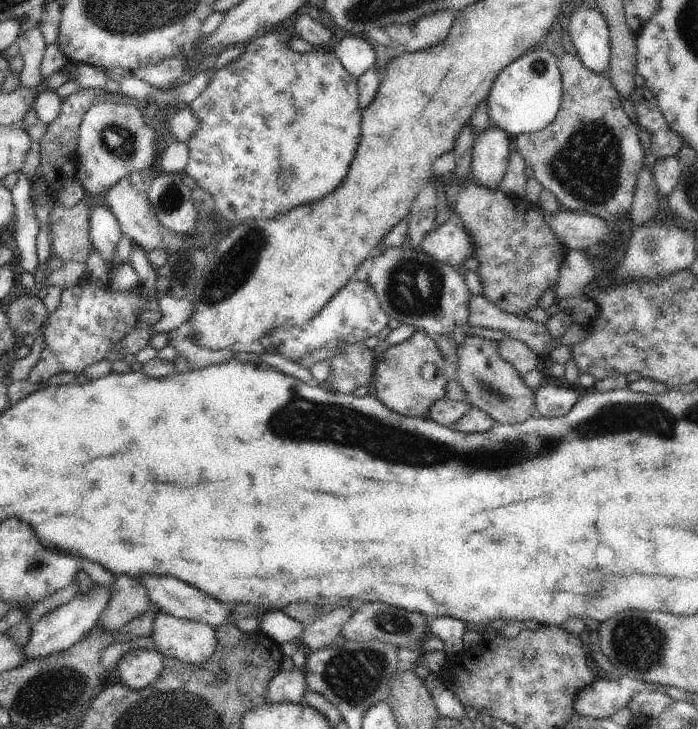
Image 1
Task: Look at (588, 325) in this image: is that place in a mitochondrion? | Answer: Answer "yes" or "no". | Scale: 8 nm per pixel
no

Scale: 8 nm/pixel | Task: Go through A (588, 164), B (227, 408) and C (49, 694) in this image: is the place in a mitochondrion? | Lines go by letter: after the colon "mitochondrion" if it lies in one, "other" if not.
A: mitochondrion
B: other
C: mitochondrion

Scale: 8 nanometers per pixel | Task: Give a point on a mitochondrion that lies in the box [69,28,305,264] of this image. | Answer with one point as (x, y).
(118, 141)

